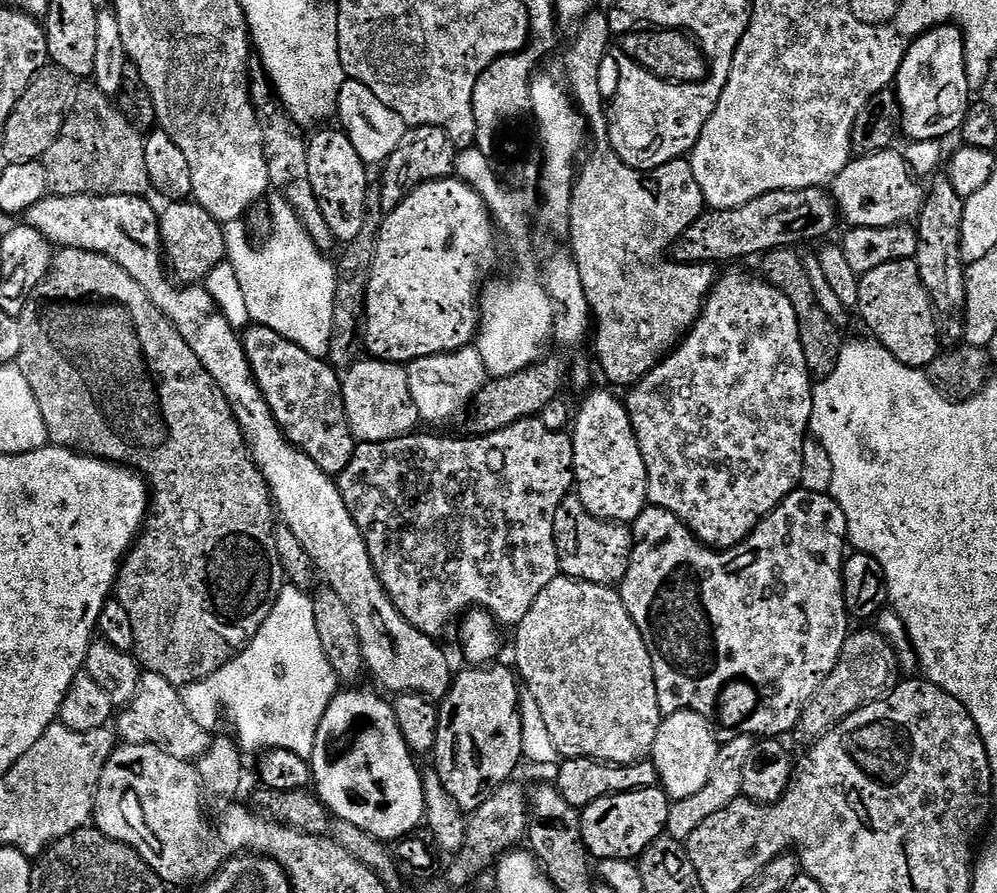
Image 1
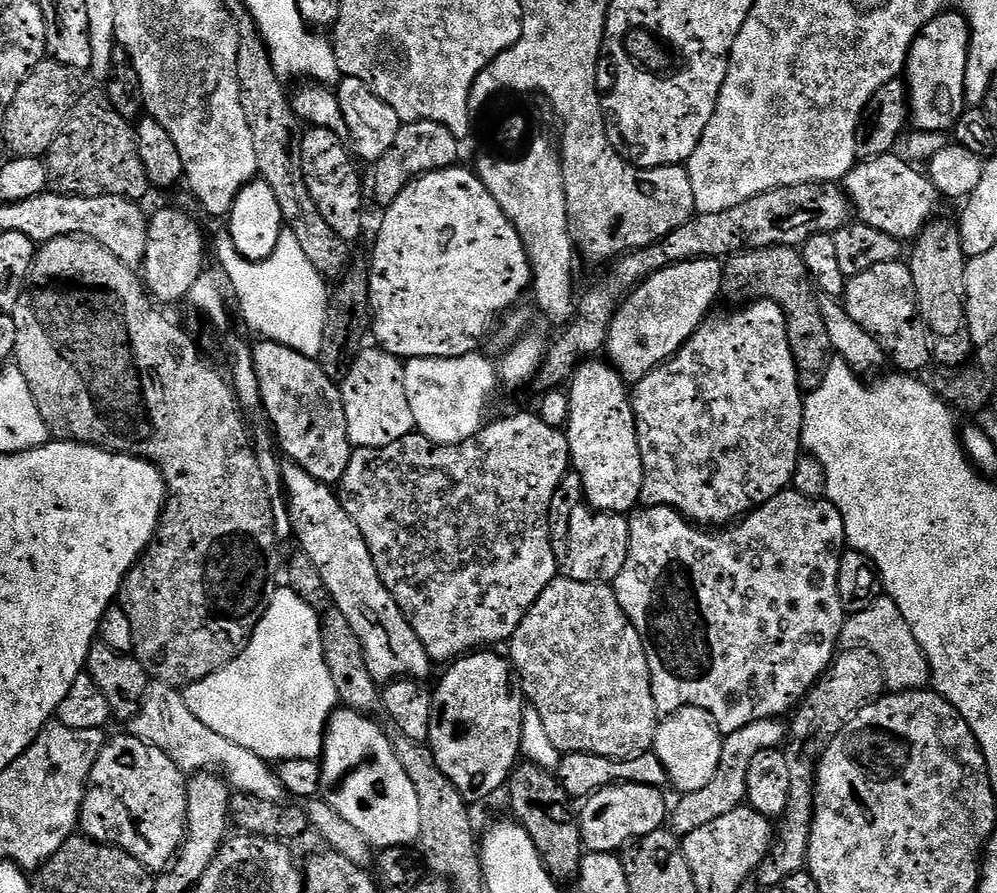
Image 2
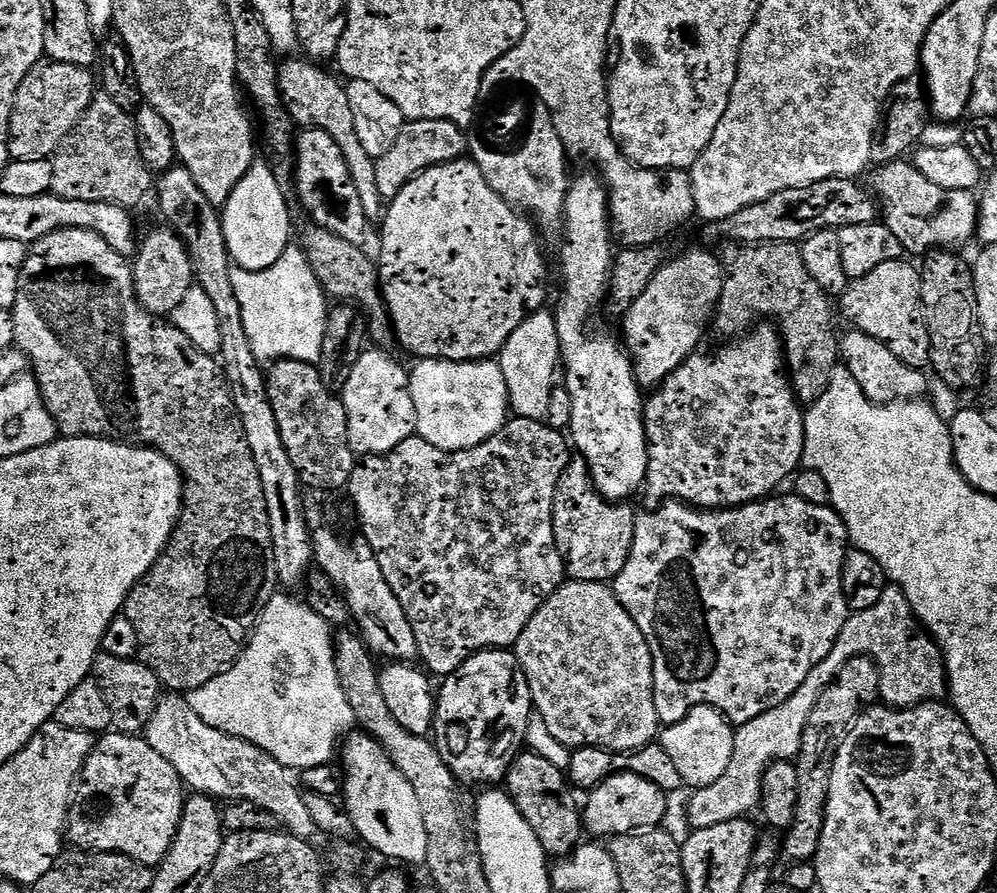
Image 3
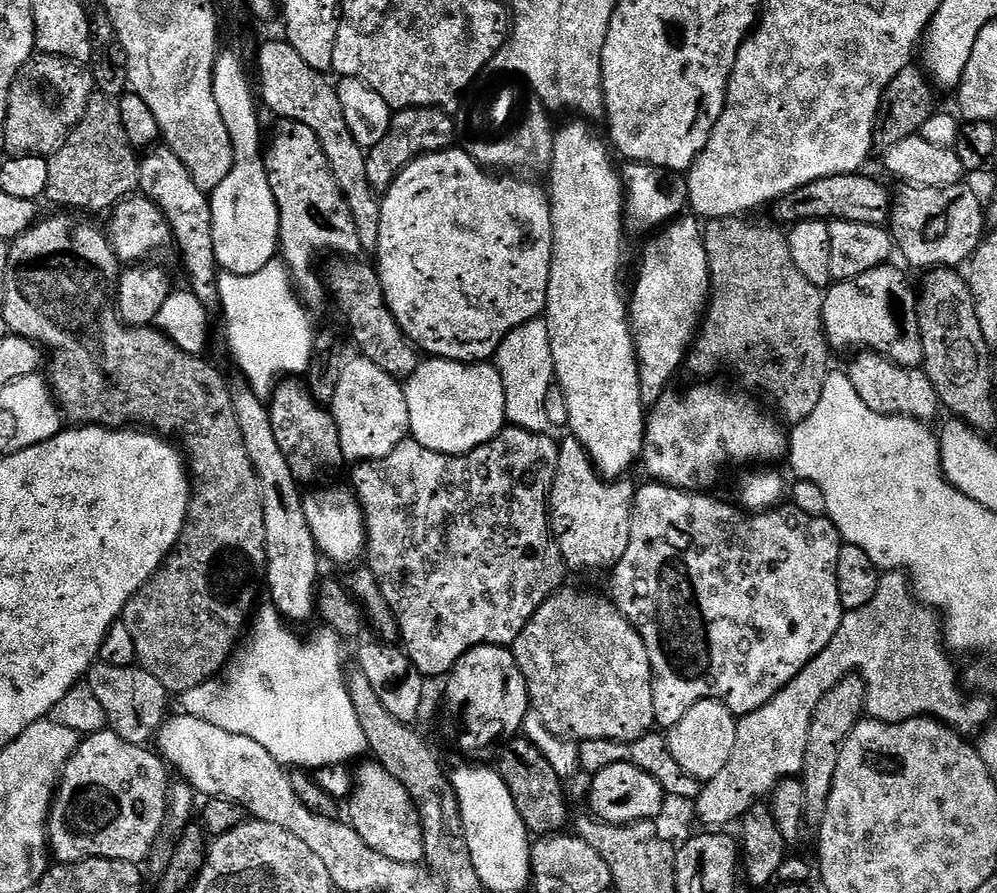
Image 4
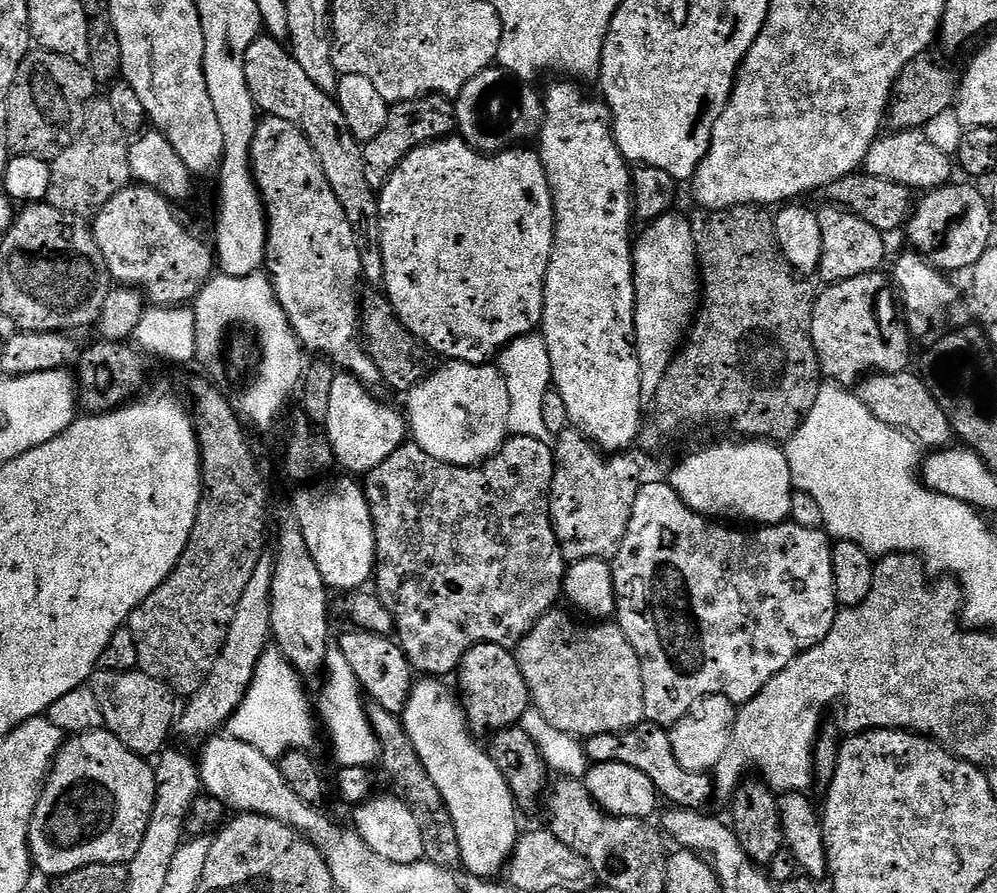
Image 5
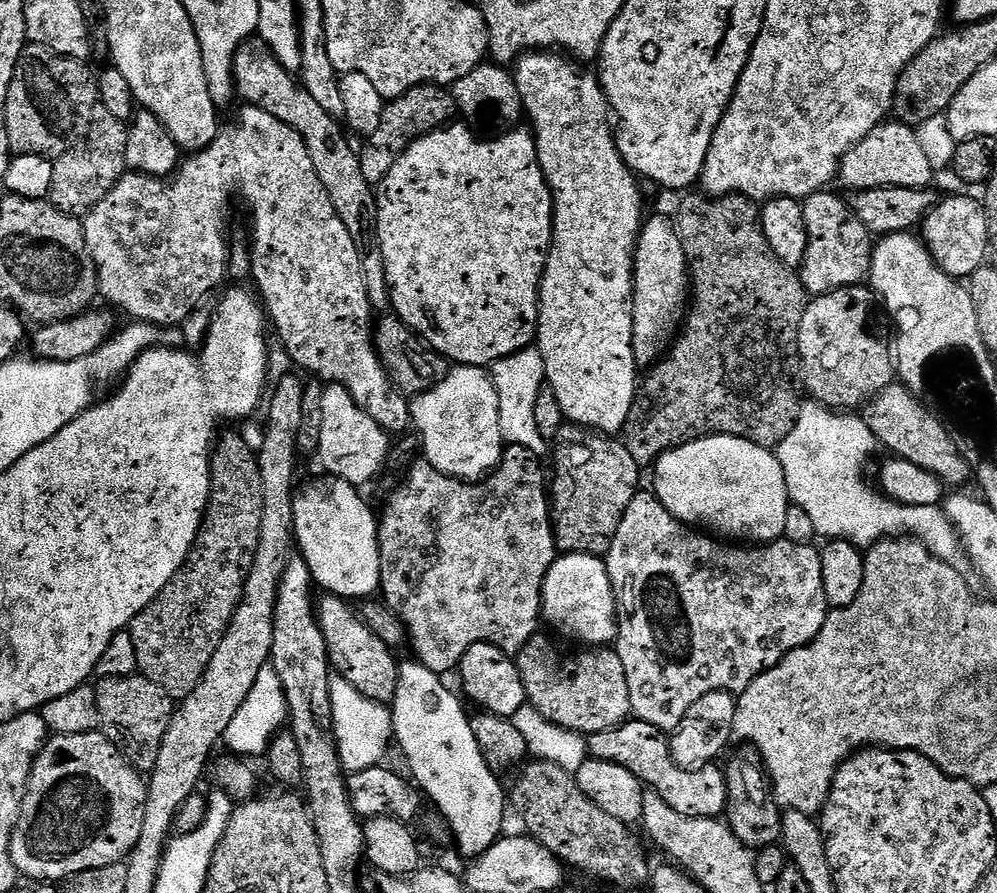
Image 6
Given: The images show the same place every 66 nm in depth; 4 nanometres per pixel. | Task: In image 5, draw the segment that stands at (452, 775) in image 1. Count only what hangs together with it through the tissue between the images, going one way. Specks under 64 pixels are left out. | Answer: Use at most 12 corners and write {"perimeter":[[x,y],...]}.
{"perimeter":[[502,644],[460,663],[458,696],[473,733],[513,727],[530,707]]}

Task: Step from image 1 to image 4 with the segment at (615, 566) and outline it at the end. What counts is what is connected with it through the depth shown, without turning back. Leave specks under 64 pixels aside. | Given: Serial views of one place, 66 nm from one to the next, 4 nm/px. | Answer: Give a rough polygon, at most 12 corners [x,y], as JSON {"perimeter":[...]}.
{"perimeter":[[561,439],[548,522],[565,569],[611,570],[635,483]]}

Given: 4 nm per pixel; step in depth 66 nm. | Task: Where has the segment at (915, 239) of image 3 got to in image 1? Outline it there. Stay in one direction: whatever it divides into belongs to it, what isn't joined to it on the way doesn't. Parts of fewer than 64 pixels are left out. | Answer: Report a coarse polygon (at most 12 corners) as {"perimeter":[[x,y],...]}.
{"perimeter":[[887,148],[830,182],[839,219],[885,228],[919,217],[926,192]]}

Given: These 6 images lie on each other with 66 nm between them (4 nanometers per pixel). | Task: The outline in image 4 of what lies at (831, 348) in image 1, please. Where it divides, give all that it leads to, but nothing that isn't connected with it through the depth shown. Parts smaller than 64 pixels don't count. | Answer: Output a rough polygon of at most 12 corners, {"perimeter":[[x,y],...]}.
{"perimeter":[[779,227],[702,239],[687,371],[729,368],[801,424],[830,371],[824,292]]}

